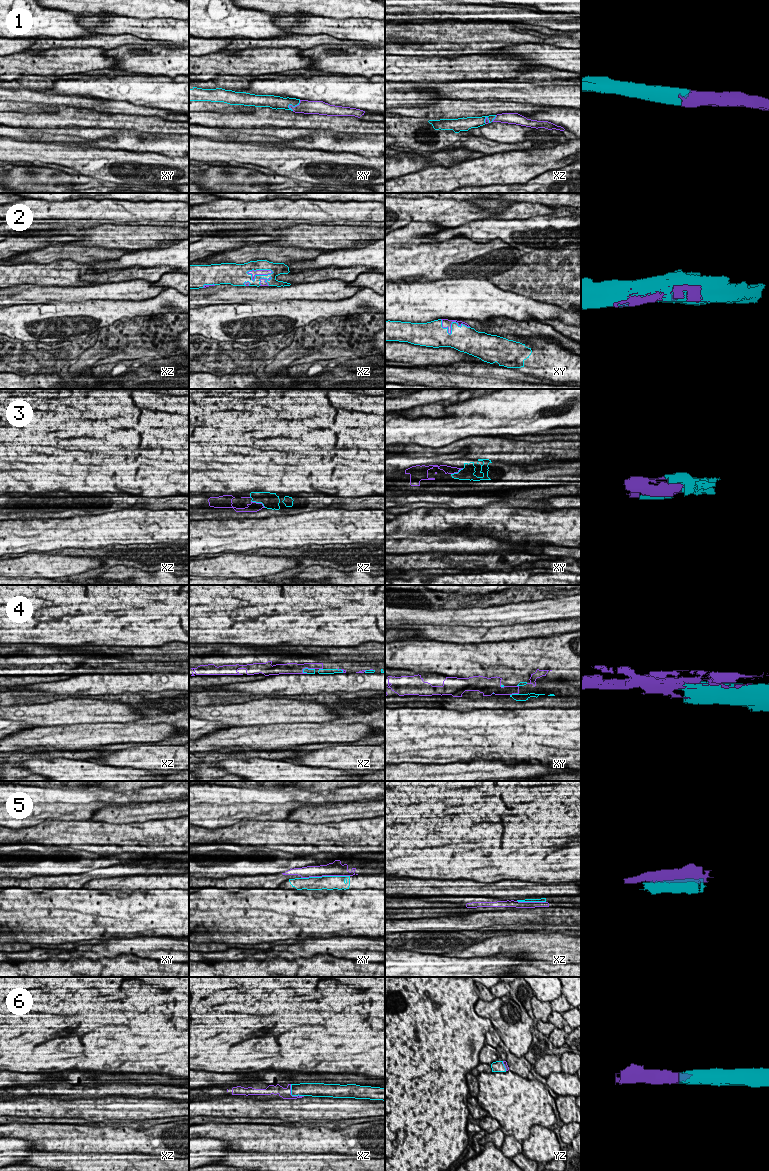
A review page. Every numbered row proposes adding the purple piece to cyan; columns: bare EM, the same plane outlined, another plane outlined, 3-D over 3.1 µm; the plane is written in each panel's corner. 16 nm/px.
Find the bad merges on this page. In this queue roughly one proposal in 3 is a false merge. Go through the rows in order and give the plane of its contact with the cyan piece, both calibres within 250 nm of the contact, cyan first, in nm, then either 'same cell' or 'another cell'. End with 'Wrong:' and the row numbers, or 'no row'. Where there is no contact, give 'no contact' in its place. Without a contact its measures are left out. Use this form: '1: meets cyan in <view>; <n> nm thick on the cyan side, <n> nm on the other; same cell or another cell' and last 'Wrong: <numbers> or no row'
1: meets cyan in xy; 190 nm thick on the cyan side, 220 nm on the other; same cell
2: meets cyan in xz; 160 nm thick on the cyan side, 100 nm on the other; same cell
3: meets cyan in xz; 260 nm thick on the cyan side, 160 nm on the other; same cell
4: meets cyan in xy; 130 nm thick on the cyan side, 160 nm on the other; another cell
5: meets cyan in xy; 220 nm thick on the cyan side, 220 nm on the other; another cell
6: meets cyan in xz; 220 nm thick on the cyan side, 180 nm on the other; same cell
Wrong: 4, 5

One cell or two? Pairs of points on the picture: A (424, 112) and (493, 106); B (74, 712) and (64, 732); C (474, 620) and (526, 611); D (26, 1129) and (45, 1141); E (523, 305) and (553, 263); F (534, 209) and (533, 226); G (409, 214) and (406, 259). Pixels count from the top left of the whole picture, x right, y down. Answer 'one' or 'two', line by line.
A: one
B: two
C: one
D: one
E: two
F: two
G: two

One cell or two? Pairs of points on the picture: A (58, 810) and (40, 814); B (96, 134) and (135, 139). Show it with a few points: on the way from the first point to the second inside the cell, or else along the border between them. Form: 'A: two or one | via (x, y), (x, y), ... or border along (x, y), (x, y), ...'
A: one | via (54, 811), (44, 812)
B: one | via (106, 133), (119, 133), (125, 137)

